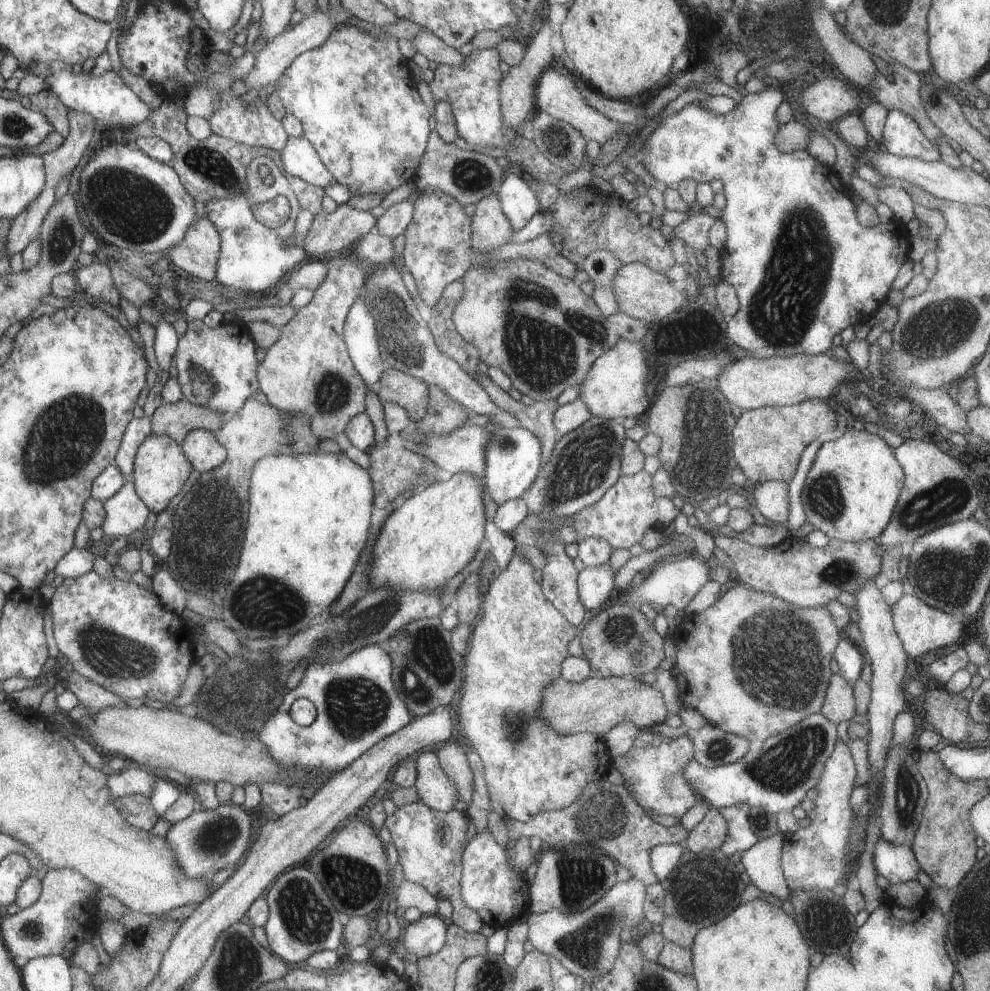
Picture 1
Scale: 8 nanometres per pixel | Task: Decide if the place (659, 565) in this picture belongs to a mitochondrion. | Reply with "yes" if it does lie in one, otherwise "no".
no

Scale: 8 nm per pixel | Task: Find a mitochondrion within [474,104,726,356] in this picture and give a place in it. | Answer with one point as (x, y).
(558, 139)

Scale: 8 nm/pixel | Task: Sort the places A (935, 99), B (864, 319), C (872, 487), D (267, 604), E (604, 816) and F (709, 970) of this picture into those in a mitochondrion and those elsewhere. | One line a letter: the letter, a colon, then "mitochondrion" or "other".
A: other
B: other
C: other
D: mitochondrion
E: mitochondrion
F: other

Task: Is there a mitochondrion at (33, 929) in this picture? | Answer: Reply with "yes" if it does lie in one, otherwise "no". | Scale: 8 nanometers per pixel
yes

